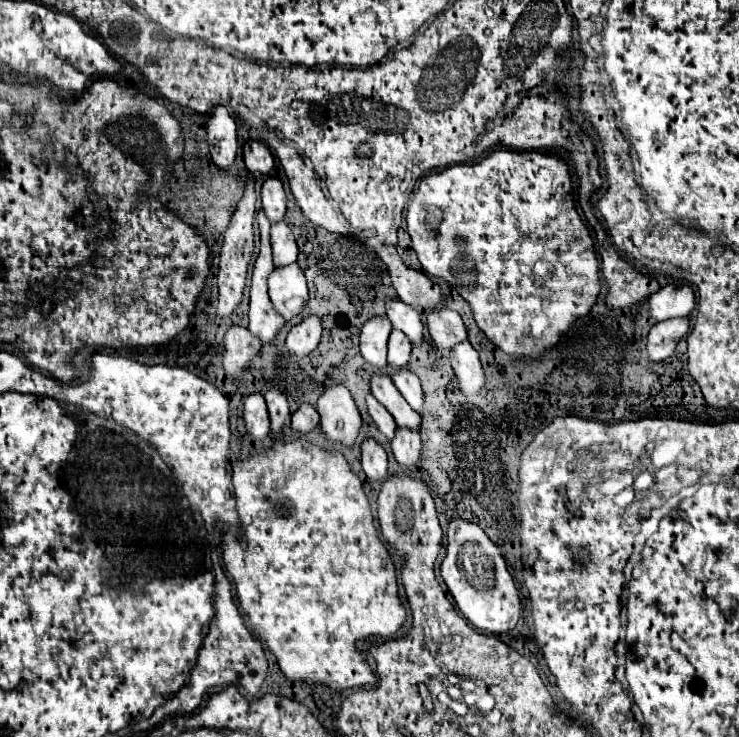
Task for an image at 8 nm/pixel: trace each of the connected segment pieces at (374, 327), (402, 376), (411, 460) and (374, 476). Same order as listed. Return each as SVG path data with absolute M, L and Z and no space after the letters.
M373 316L361 328L361 354L379 372L387 370L387 338L391 328L393 326L387 316Z
M399 368L399 370L391 370L391 378L393 378L397 390L403 394L403 398L411 404L411 408L415 408L415 412L419 412L423 406L423 392L421 392L421 382L419 382L417 374L409 372L407 368Z
M397 426L395 436L391 440L391 450L393 450L399 464L403 464L407 470L415 470L417 460L419 460L419 452L421 452L419 432Z
M363 438L361 442L361 464L369 480L385 480L387 478L387 452L383 446L371 438Z

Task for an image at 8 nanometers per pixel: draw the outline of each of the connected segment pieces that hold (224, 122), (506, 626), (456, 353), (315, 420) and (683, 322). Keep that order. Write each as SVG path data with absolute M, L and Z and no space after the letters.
M217 106L205 126L209 154L219 168L229 168L237 154L237 132L235 120L227 112L225 106Z
M453 514L447 530L447 548L441 562L441 576L453 594L457 608L463 616L483 632L503 634L515 628L522 605L518 589L507 570L507 564L489 540L489 536L471 520L465 520L459 514Z
M463 340L451 348L451 366L463 394L475 394L485 386L485 374L479 362L479 354L469 344L469 340Z
M301 404L291 414L291 426L293 426L293 430L297 430L301 434L311 432L317 424L319 424L319 414L317 414L315 406L311 406L311 404Z
M669 318L669 320L661 320L657 322L651 332L649 332L649 340L647 340L647 352L651 356L653 362L663 362L665 358L669 358L675 352L677 342L687 334L691 326L691 318Z

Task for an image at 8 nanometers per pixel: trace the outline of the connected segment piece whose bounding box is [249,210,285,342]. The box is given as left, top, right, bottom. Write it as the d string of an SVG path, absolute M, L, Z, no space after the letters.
M261 210L257 214L259 232L261 232L261 250L253 264L253 278L251 278L251 308L249 308L249 328L255 332L263 342L271 342L275 334L283 328L285 320L279 316L269 300L267 294L267 276L271 274L273 258L271 258L271 244L269 244L269 220Z

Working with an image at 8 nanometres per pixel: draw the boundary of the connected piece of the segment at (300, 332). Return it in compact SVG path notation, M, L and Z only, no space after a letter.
M307 316L287 334L287 348L295 356L307 356L317 348L319 338L321 338L321 320L317 316Z

